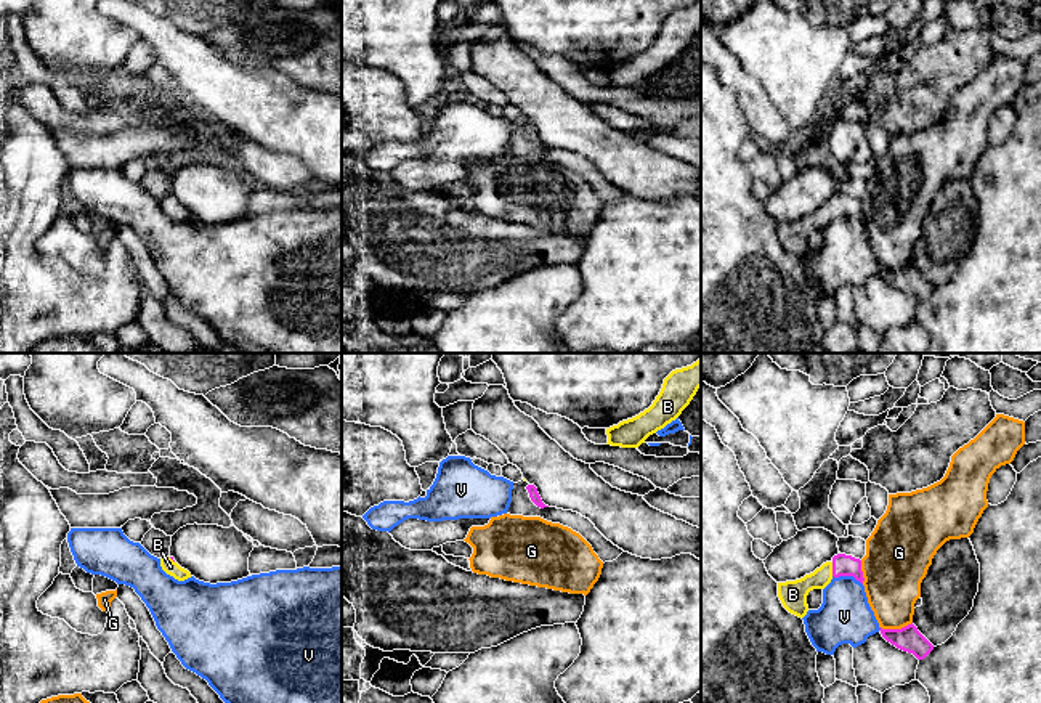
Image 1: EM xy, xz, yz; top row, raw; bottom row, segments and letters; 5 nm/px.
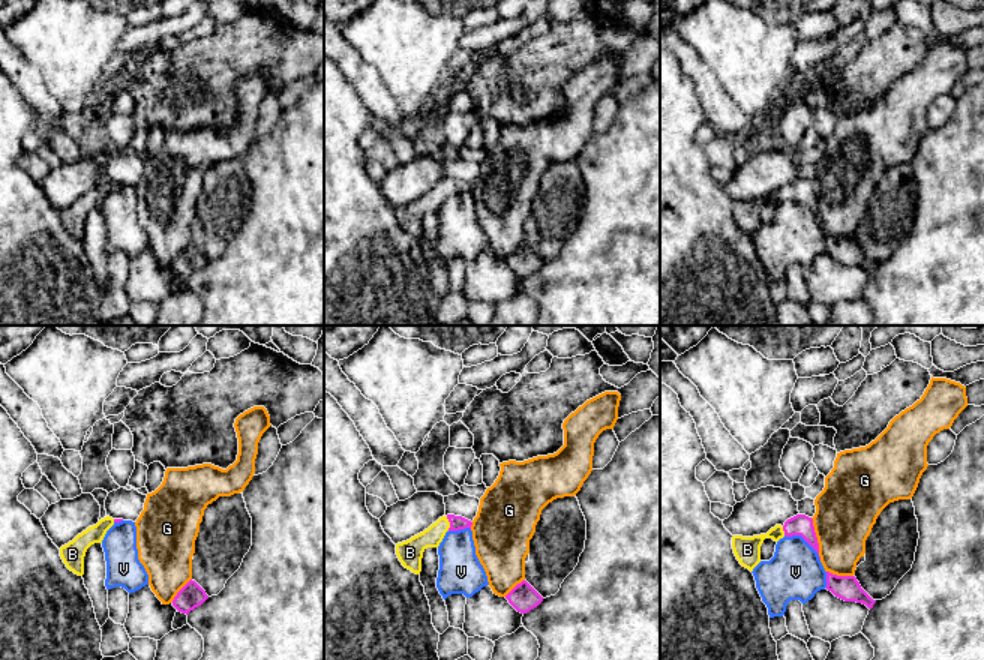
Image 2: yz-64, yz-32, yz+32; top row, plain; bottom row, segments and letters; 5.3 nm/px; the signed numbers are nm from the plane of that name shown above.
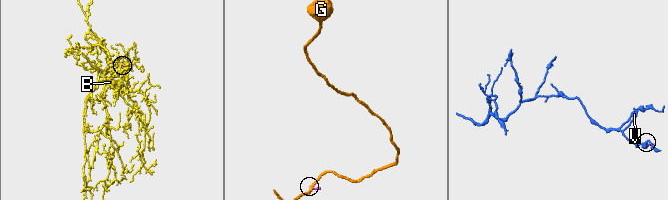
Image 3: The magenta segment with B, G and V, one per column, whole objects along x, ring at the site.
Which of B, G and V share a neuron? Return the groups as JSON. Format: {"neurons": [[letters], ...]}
{"neurons": [["B"], ["G"], ["V"]]}

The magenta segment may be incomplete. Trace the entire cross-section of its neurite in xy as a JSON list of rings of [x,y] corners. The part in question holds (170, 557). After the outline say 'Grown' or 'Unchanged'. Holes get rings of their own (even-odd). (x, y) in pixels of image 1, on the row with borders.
[[[164,557],[164,559],[160,559],[160,567],[162,567],[162,570],[164,570],[167,575],[173,576],[173,578],[178,579],[178,581],[184,581],[184,579],[191,578],[191,573],[189,573],[188,570],[181,568],[181,567],[173,560],[173,557]]]. Grown

